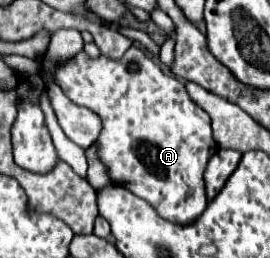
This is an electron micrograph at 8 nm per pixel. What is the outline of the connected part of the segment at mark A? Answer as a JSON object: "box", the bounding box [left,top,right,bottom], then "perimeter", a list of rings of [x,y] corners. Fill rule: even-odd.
{"box":[56,47,218,223],"perimeter":[[[130,47],[126,55],[118,61],[100,55],[98,59],[90,59],[84,51],[70,59],[66,65],[56,71],[58,85],[62,91],[82,107],[96,111],[102,117],[102,133],[98,137],[98,155],[110,171],[114,183],[130,189],[134,195],[146,199],[158,215],[172,223],[192,223],[196,221],[208,201],[204,193],[204,169],[208,159],[218,151],[216,141],[212,139],[210,117],[202,111],[194,101],[190,101],[184,83],[176,81],[170,75],[164,75],[160,67],[138,47]],[[138,63],[138,69],[132,71],[130,65]]]}

